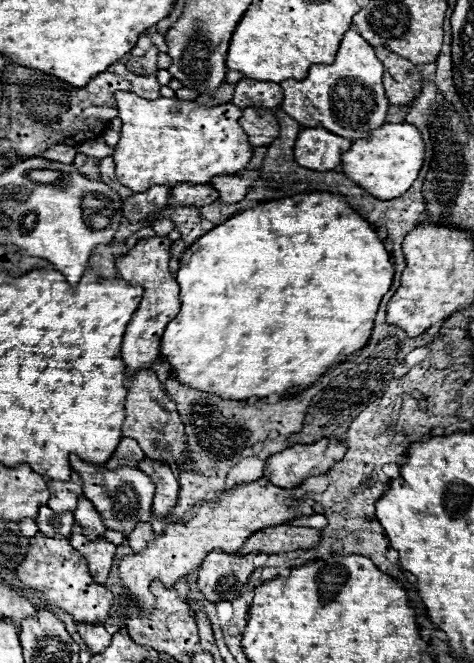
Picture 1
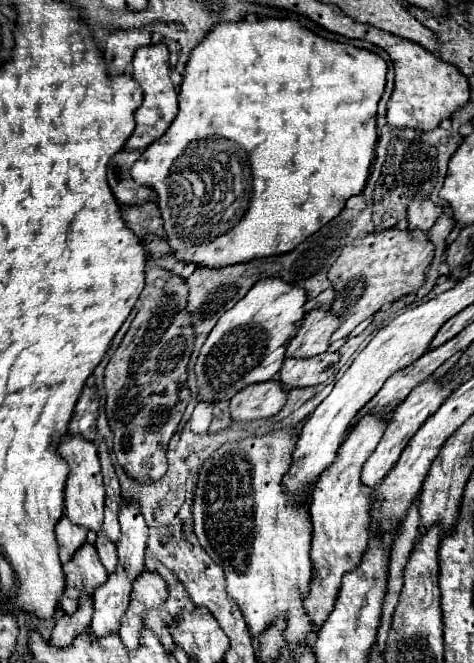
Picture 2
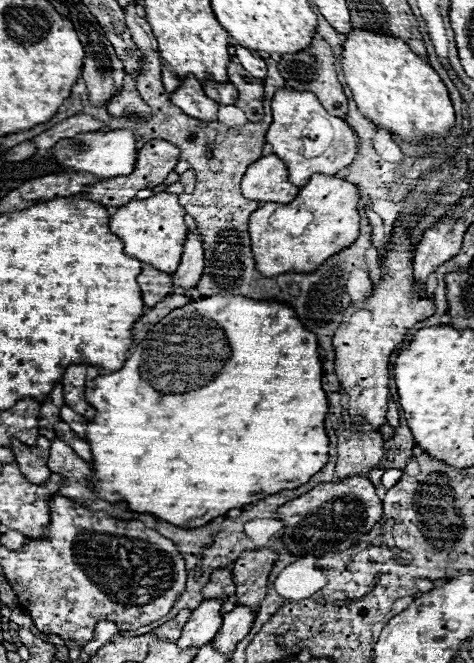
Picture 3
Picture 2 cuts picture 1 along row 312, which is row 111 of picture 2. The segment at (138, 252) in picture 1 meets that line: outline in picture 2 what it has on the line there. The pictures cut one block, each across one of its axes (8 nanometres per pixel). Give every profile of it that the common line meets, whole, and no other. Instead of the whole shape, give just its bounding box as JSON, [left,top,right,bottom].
[126,42,178,150]

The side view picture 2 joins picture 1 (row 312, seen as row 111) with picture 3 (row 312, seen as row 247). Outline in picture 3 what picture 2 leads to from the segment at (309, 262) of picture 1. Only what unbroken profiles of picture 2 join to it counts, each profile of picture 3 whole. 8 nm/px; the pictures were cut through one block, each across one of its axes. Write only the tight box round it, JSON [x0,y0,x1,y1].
[86,294,330,526]

